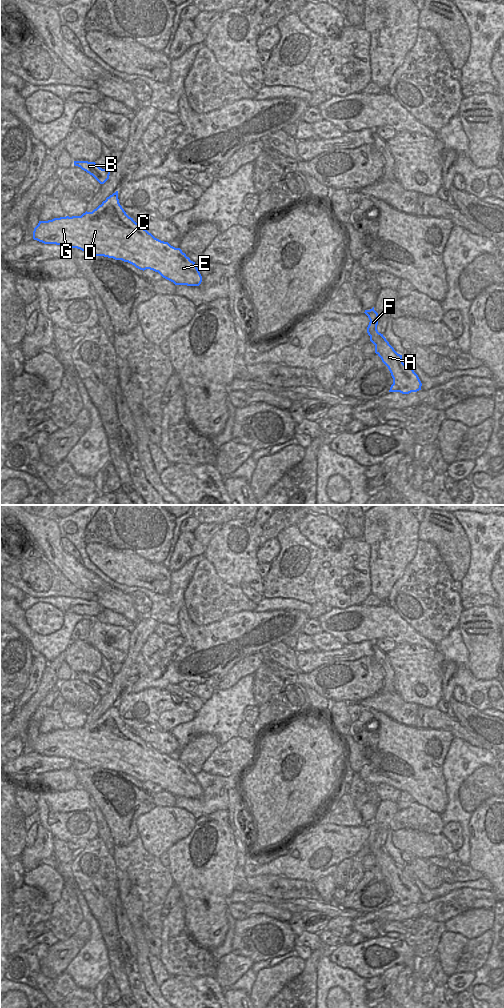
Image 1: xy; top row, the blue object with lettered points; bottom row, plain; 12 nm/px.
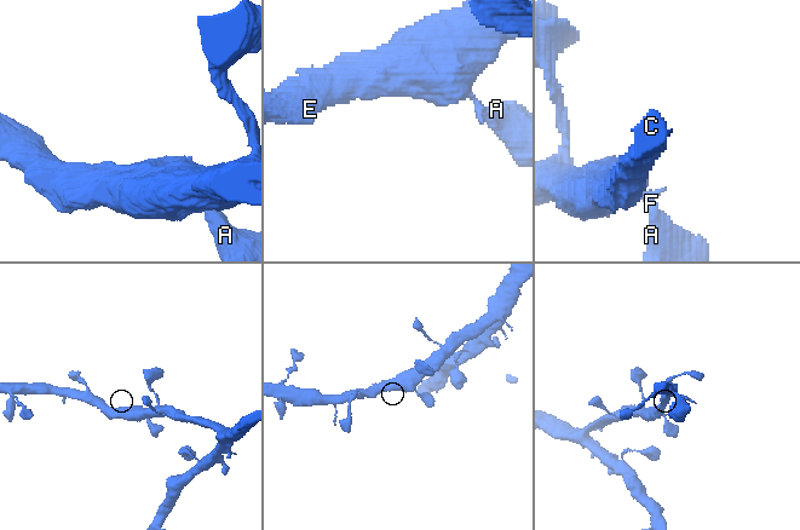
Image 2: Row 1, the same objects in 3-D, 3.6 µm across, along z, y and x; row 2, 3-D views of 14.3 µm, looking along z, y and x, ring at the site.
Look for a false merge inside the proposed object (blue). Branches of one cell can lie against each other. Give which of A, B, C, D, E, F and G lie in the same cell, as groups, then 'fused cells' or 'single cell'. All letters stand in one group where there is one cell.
A B C D E F G | single cell

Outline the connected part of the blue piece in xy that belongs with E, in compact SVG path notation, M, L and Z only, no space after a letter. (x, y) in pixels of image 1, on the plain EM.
M118 703L106 710L92 724L81 728L66 728L39 733L34 740L33 751L44 756L56 756L80 761L90 768L104 768L122 772L140 782L150 781L175 797L199 798L202 788L195 776L180 760L155 750L129 729L119 715Z

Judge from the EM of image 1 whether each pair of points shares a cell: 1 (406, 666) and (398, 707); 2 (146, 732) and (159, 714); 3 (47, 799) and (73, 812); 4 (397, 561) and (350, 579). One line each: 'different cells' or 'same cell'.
1: different cells
2: different cells
3: same cell
4: different cells

